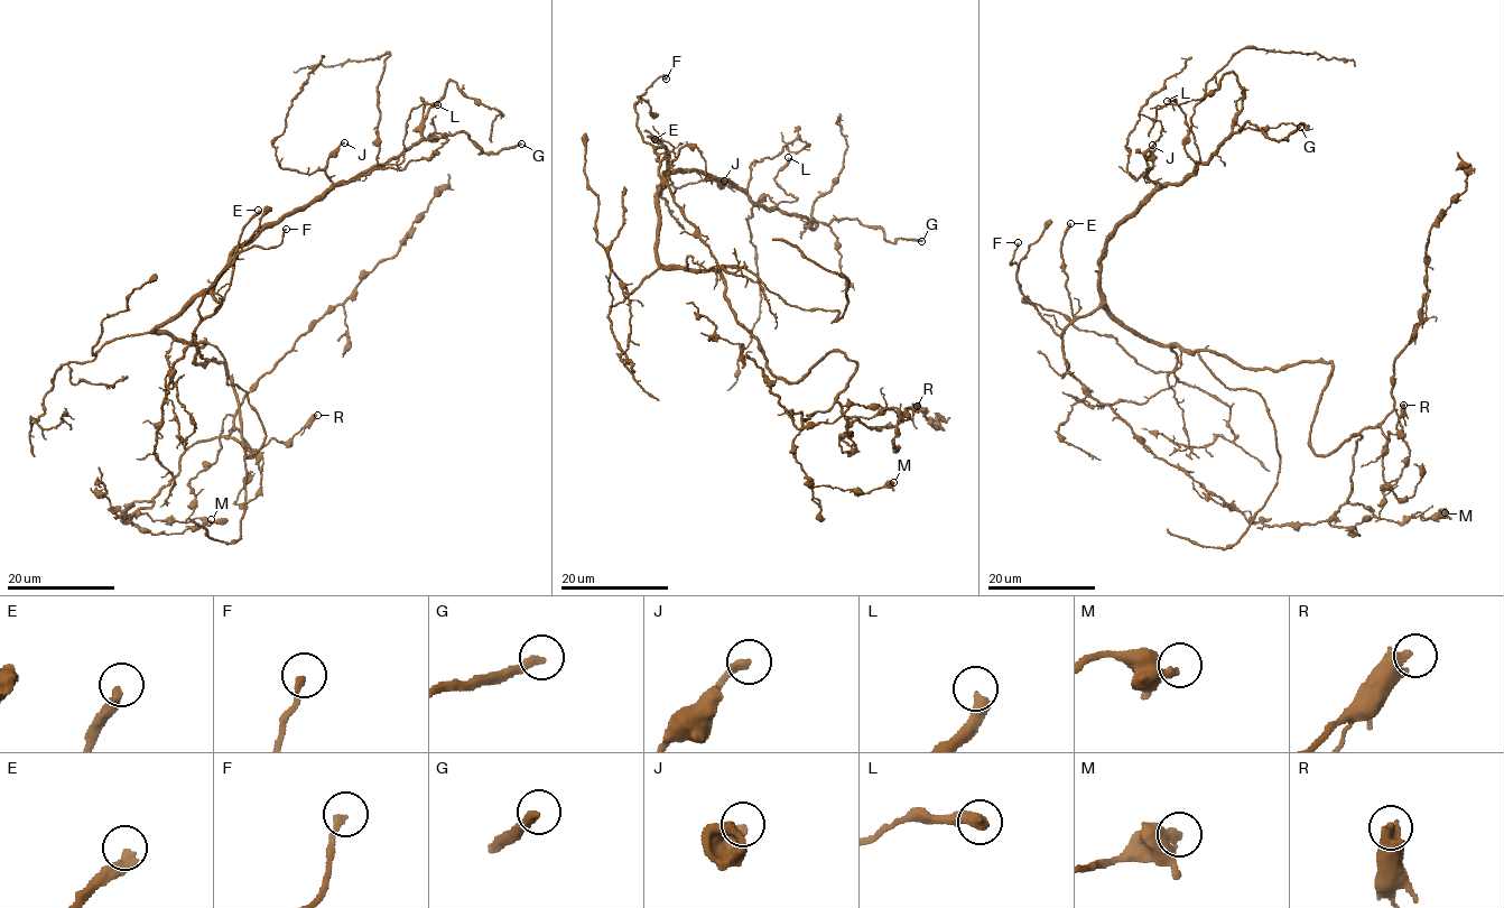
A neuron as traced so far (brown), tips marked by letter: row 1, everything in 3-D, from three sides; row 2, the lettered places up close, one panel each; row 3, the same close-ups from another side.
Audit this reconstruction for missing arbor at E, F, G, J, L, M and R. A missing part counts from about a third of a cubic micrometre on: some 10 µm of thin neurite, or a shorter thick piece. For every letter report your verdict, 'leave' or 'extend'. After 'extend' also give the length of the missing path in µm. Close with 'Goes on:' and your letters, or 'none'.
E: extend; about 20 µm are missing
F: leave
G: extend; about 30 µm are missing
J: extend; about 35 µm are missing
L: leave
M: leave
R: leave
Goes on: E, G, J

